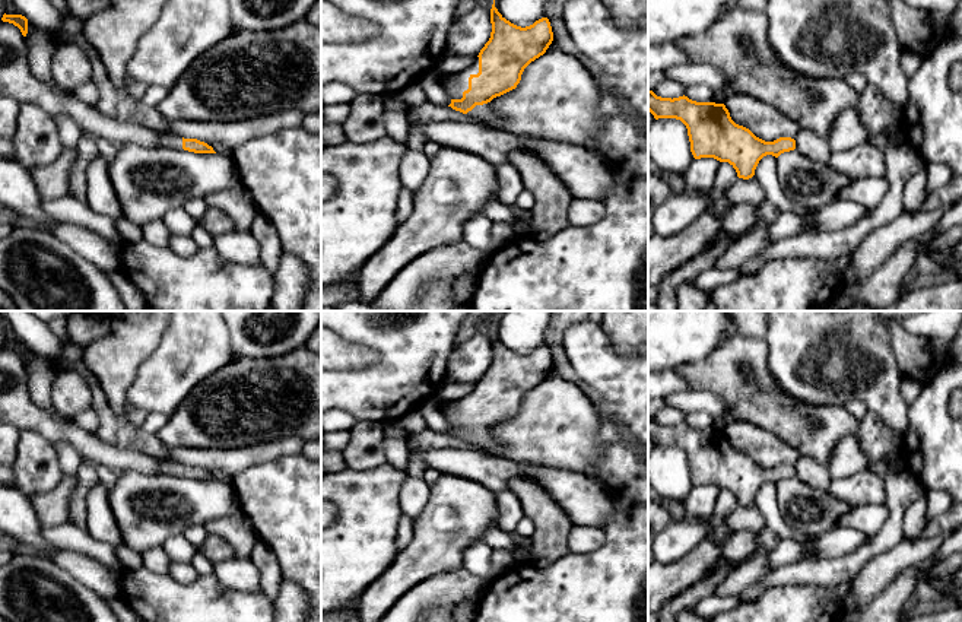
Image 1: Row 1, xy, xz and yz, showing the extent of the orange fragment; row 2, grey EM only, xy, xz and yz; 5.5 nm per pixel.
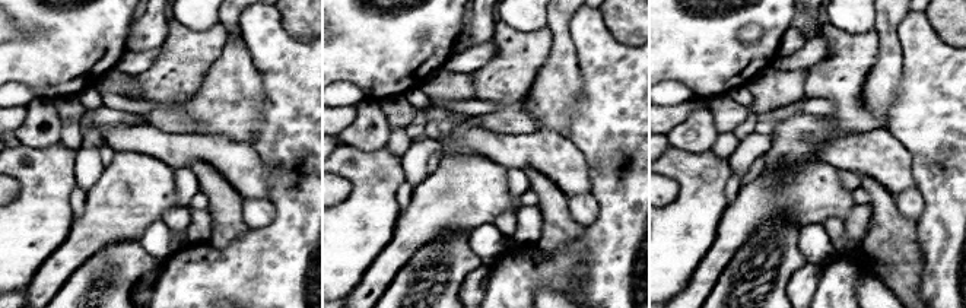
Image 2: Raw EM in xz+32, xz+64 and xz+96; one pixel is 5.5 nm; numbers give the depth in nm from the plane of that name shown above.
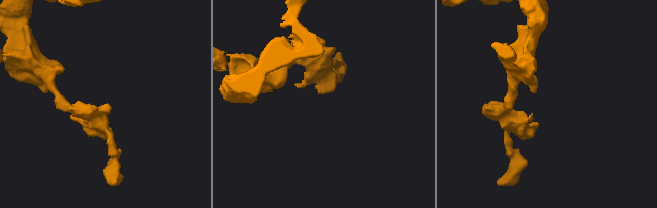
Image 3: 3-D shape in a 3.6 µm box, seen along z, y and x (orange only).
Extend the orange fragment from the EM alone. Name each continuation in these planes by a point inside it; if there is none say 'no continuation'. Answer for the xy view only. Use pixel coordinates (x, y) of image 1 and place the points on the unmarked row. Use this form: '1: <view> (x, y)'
1: xy (167, 466)

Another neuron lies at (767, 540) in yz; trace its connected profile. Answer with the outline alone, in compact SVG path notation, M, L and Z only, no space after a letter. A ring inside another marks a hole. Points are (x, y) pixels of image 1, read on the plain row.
M765 527L762 533L758 536L758 548L749 555L749 558L753 558L762 553L769 553L772 549L775 549L778 542L780 542L780 537Z

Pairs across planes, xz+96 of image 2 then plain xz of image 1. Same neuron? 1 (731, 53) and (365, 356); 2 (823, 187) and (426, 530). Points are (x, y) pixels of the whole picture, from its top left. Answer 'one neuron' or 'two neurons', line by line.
1: two neurons
2: one neuron

